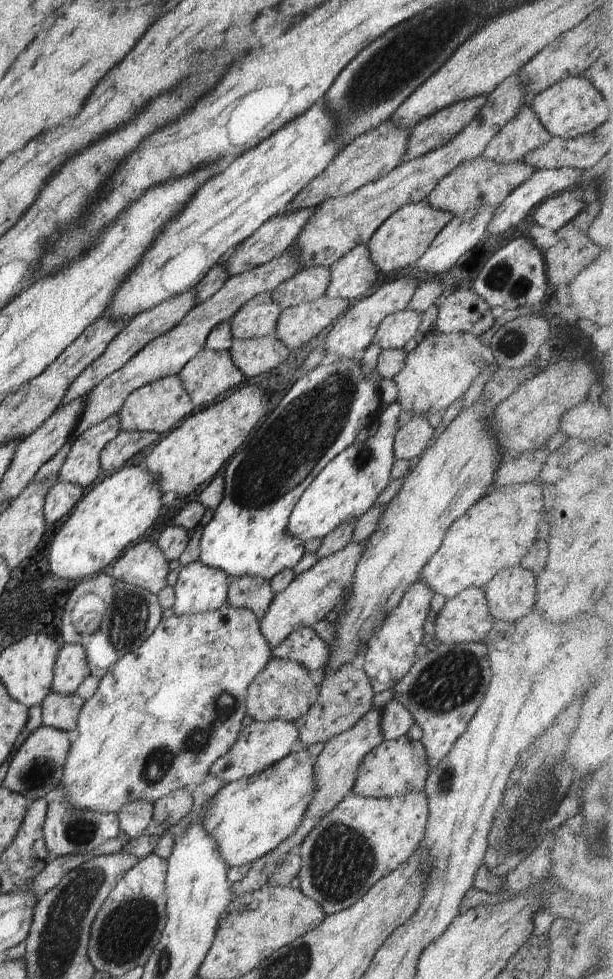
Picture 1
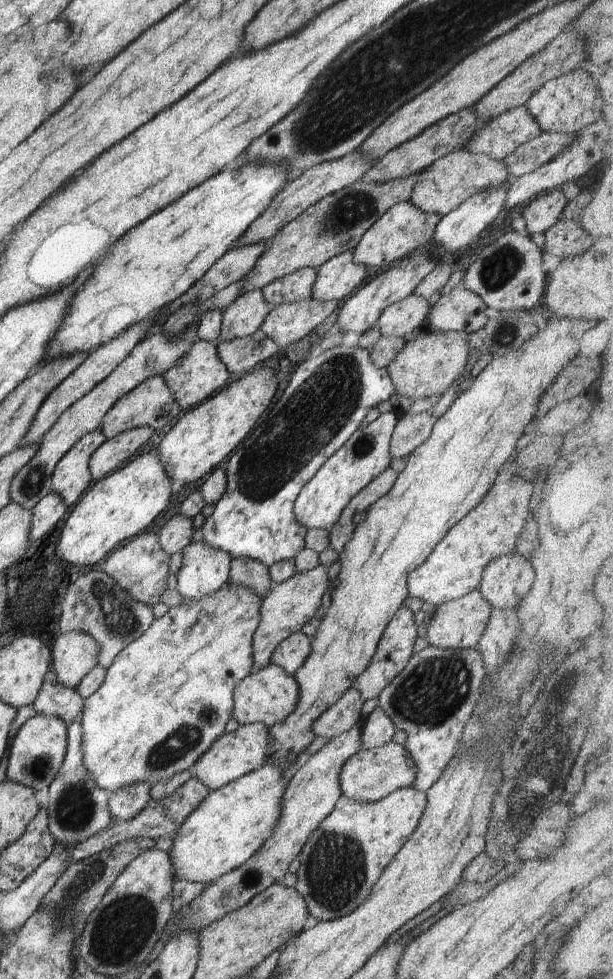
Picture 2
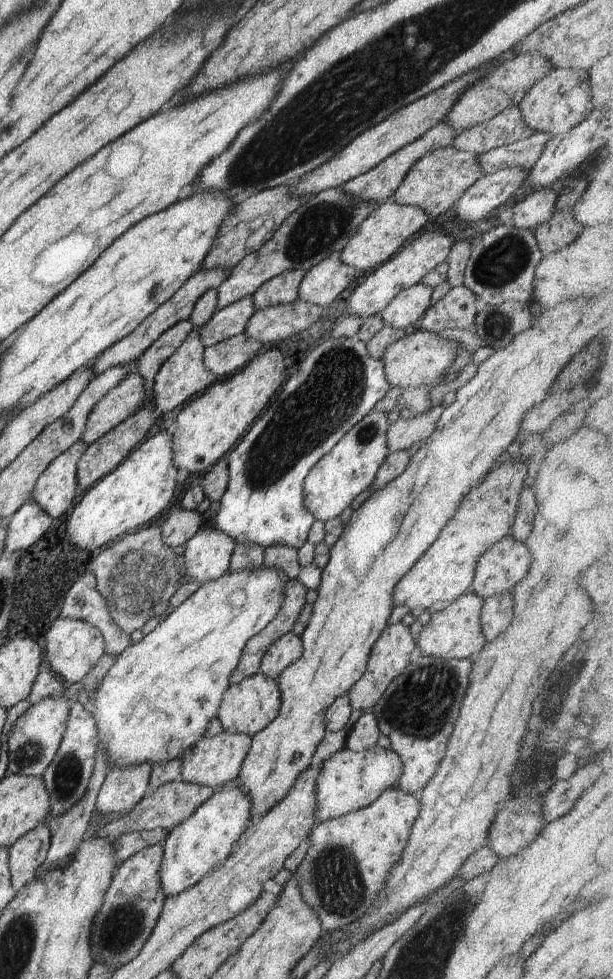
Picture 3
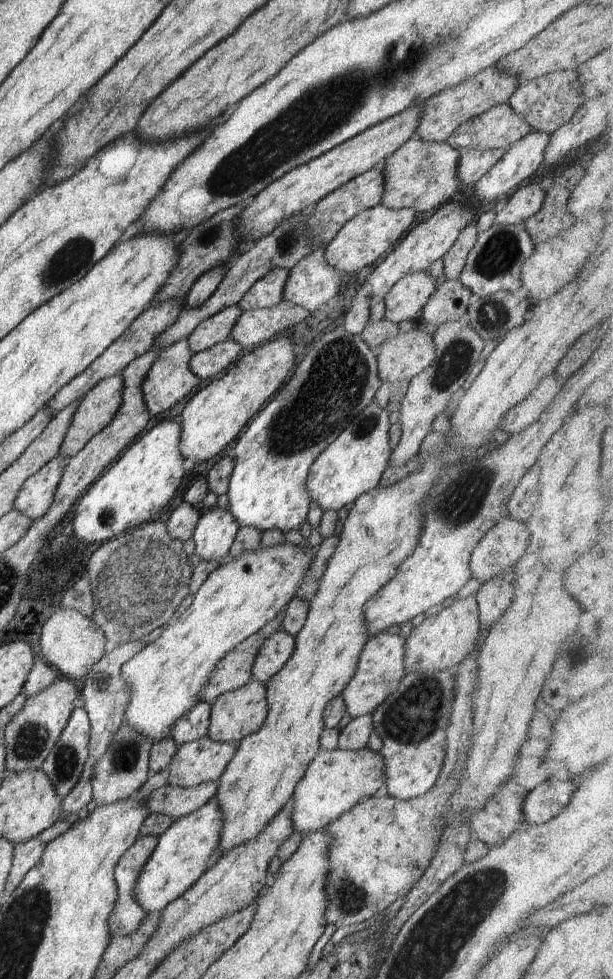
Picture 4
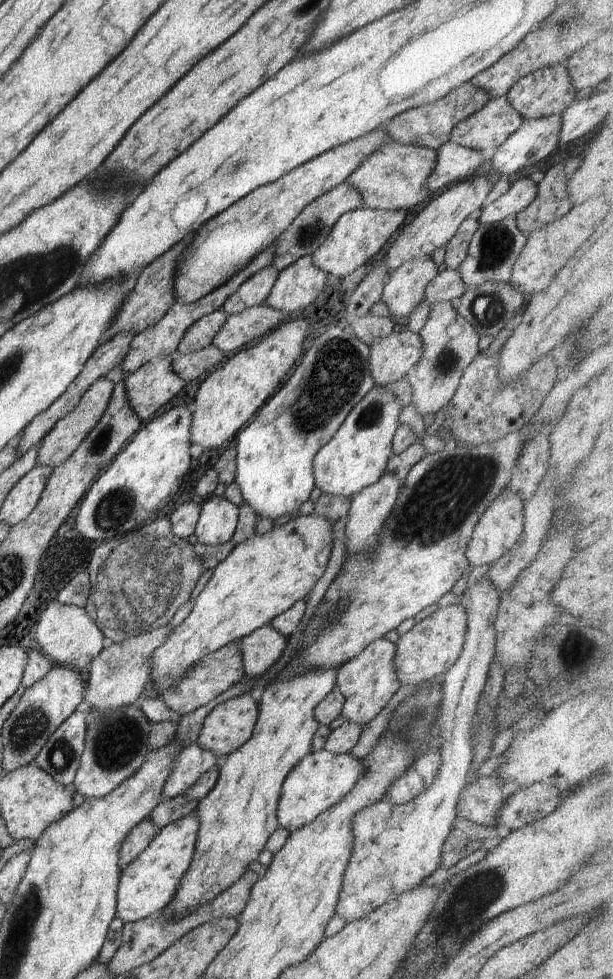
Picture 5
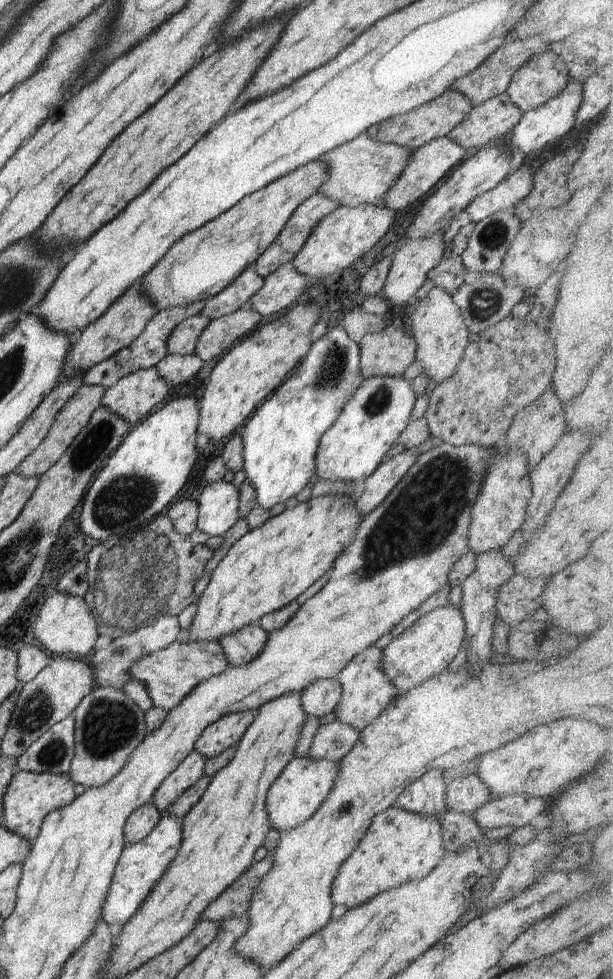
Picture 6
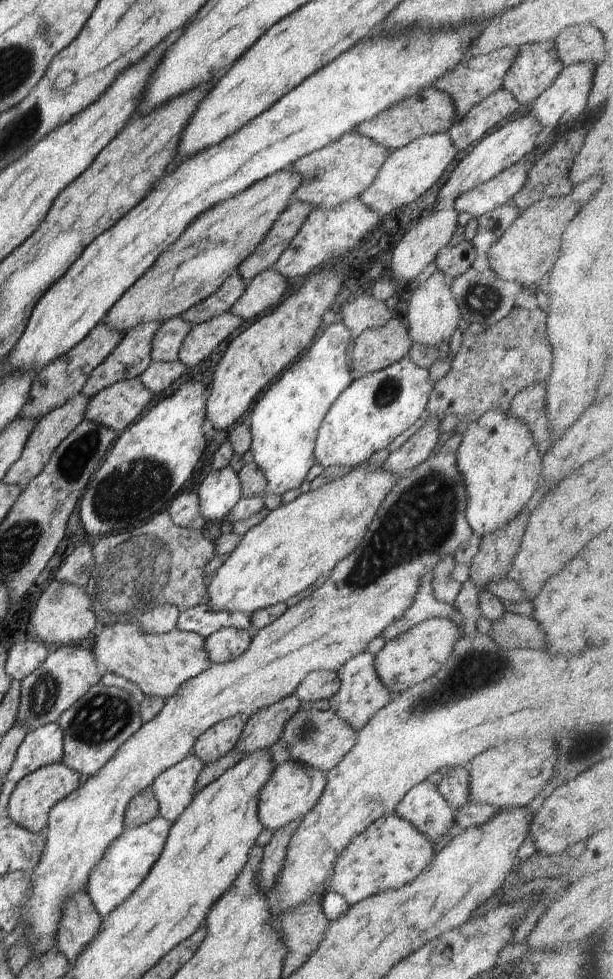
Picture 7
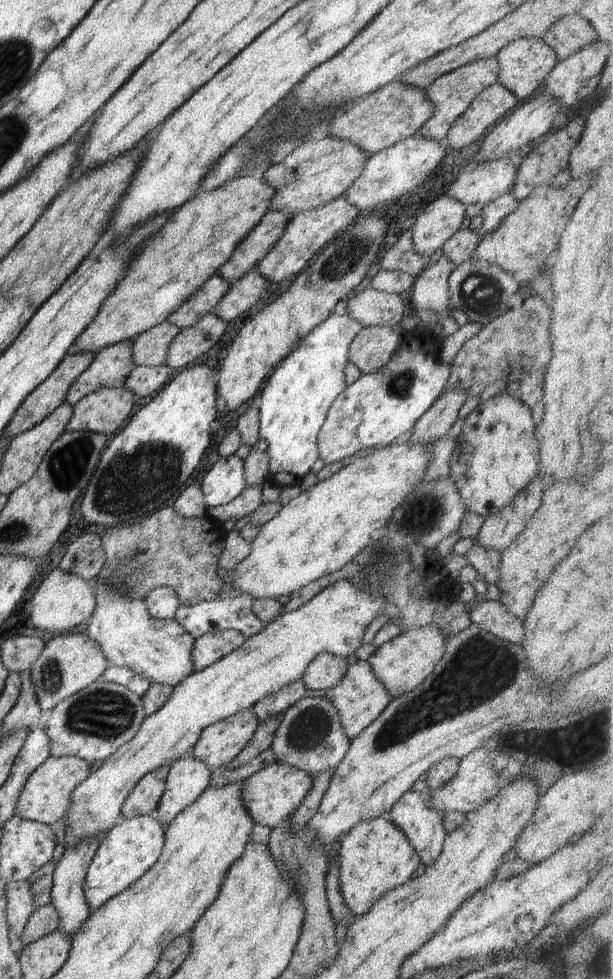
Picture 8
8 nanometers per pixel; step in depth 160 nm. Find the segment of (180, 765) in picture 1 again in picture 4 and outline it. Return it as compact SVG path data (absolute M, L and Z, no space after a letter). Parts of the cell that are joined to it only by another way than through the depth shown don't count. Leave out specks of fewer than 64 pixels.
M290 543L272 548L260 547L256 552L244 552L228 564L220 565L206 578L182 616L166 626L154 642L144 646L120 668L130 694L128 706L124 708L124 720L134 732L140 732L152 742L171 738L172 726L176 726L176 722L182 720L186 712L200 702L198 694L208 684L208 678L214 672L216 664L238 644L264 629L275 617L279 617L297 596L297 590L312 566L313 558L309 549L314 553L310 546L304 548Z

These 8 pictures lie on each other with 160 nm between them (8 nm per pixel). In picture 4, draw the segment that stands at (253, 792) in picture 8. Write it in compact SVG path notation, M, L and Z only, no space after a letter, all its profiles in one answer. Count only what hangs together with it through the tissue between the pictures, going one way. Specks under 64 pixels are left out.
M368 747L354 751L339 748L332 751L321 750L308 764L306 774L294 788L294 806L290 812L292 826L301 834L308 830L315 832L324 829L328 824L334 823L340 815L352 810L358 802L382 793L384 774L386 764L382 754Z

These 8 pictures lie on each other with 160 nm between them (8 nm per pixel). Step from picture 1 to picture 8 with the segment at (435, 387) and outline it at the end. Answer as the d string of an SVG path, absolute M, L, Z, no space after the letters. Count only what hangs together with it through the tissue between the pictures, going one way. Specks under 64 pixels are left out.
M399 325L362 327L349 346L350 362L358 366L362 375L379 372L398 350L407 332Z

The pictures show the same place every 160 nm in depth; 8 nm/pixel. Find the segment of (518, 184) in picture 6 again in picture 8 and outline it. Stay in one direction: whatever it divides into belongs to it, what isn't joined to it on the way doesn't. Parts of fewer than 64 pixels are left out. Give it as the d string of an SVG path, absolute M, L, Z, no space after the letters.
M508 156L493 161L463 166L450 184L447 194L459 200L465 207L469 204L488 204L501 194L510 192L517 166Z

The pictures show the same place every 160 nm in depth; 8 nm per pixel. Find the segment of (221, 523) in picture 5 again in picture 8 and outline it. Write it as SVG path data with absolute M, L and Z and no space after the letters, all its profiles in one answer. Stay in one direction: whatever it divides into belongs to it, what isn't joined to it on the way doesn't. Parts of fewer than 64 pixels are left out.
M237 455L220 457L204 474L201 489L208 507L219 507L234 500L246 486L245 461Z

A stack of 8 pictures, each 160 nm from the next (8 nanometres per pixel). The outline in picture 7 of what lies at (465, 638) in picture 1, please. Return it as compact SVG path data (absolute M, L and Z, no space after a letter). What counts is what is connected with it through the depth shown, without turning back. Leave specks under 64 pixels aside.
M434 617L423 620L400 636L386 641L384 647L375 654L376 674L392 694L404 692L438 672L442 664L450 658L454 650L454 643L461 635L460 628L449 618Z

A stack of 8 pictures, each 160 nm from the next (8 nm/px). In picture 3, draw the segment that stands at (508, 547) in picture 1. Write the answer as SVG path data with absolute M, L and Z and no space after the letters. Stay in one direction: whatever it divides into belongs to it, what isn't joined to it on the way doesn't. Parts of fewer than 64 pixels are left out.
M510 459L500 466L490 469L475 487L461 500L457 506L454 516L446 523L446 526L439 532L438 538L422 553L422 556L414 563L414 566L398 581L393 588L392 604L406 606L410 610L414 608L425 608L428 610L436 602L455 601L461 594L466 593L474 580L475 566L478 557L490 548L490 544L498 542L500 538L508 536L511 532L512 523L518 508L520 491L524 488L524 480L527 478L528 466L521 459Z

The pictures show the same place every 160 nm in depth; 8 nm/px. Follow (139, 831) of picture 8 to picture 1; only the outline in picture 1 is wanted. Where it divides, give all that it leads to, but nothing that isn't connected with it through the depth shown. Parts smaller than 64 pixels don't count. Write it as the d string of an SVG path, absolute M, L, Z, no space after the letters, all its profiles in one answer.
M307 749L292 752L280 762L250 778L227 783L211 798L212 806L202 816L204 830L216 842L222 860L230 867L251 864L278 848L294 834L314 800L316 758Z

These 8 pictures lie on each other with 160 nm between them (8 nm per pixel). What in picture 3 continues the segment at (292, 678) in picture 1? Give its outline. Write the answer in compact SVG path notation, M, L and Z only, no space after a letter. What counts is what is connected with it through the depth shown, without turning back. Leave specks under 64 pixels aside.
M257 673L226 689L215 717L220 720L224 732L253 737L257 732L266 728L271 720L274 720L278 714L280 703L281 696L277 682L265 677L262 673Z

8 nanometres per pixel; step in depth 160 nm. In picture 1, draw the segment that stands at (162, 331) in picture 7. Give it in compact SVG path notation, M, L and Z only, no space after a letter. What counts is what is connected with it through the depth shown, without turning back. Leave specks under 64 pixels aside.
M270 293L248 300L230 322L232 335L238 340L252 340L275 335L276 324L282 312L282 306L272 300Z

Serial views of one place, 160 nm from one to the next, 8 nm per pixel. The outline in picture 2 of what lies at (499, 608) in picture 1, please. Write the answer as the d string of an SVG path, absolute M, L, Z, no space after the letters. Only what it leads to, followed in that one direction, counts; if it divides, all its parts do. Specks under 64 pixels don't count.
M520 554L492 559L481 574L479 591L496 608L514 608L534 584L534 570Z

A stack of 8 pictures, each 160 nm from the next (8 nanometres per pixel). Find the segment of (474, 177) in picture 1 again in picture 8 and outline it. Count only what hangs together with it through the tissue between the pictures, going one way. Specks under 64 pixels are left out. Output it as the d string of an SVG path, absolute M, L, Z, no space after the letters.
M324 133L306 138L282 162L270 164L260 172L265 183L275 190L269 202L269 210L283 210L293 216L336 200L345 194L362 172L363 164L369 156L353 144Z

